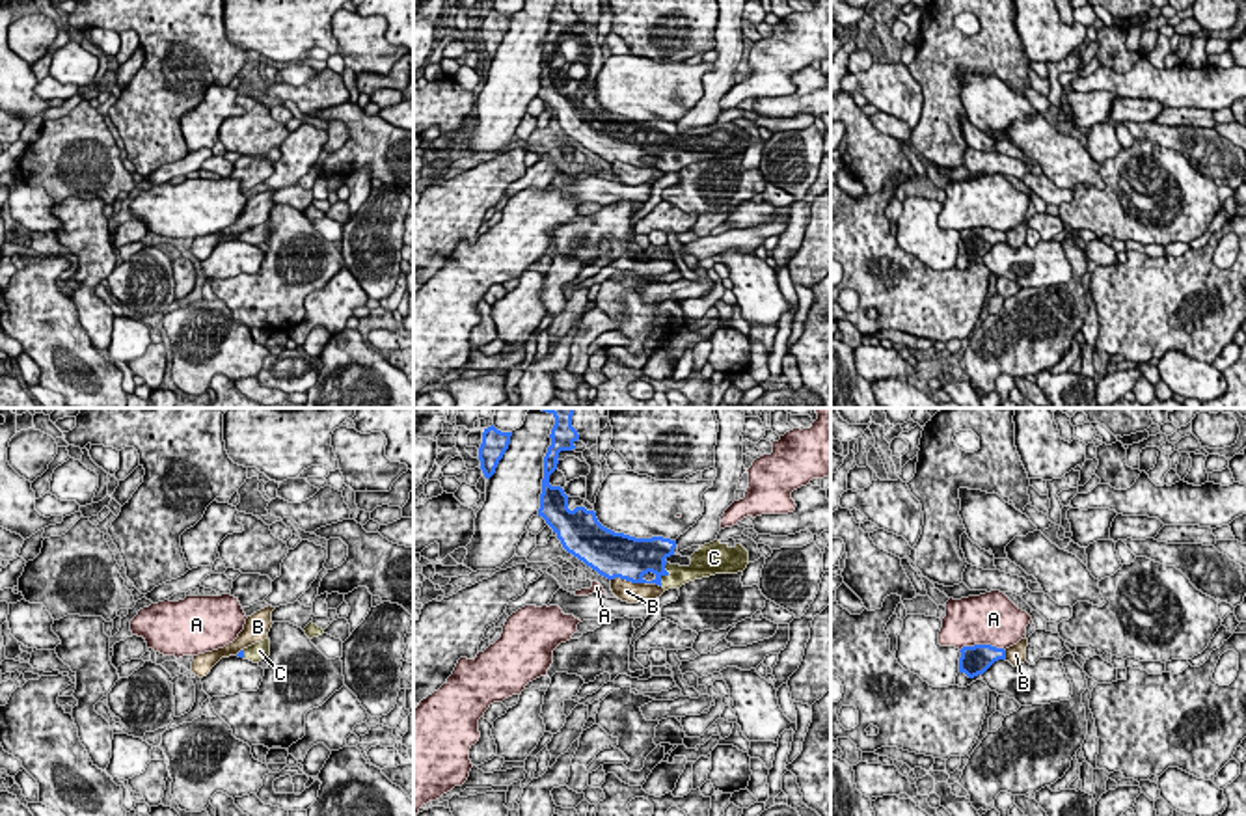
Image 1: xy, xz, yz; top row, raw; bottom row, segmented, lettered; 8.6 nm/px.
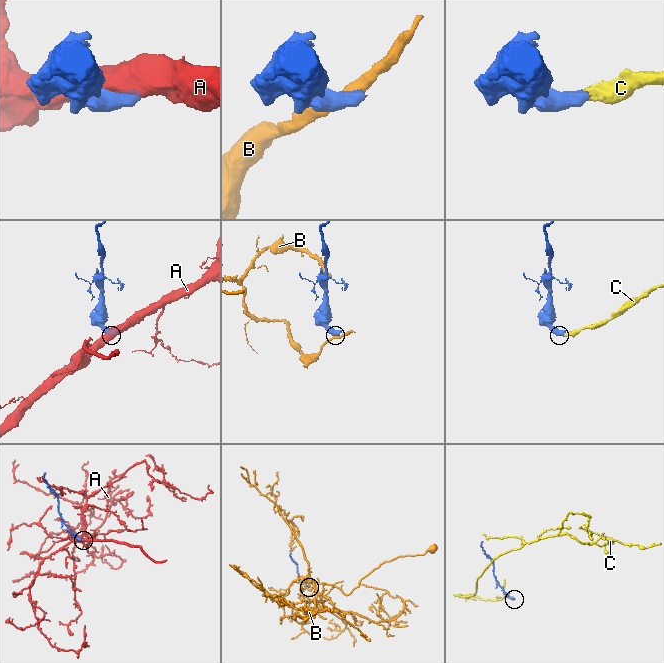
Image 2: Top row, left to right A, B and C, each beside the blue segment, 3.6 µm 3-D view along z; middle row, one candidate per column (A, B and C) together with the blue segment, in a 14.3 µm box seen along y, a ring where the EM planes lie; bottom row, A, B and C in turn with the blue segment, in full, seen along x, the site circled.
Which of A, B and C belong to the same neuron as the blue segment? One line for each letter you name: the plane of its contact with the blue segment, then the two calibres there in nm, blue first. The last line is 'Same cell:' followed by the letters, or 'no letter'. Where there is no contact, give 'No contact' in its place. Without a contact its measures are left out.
C: Touches blue in xz. Thickness 300 nm (blue) against 170 nm
Same cell: C

